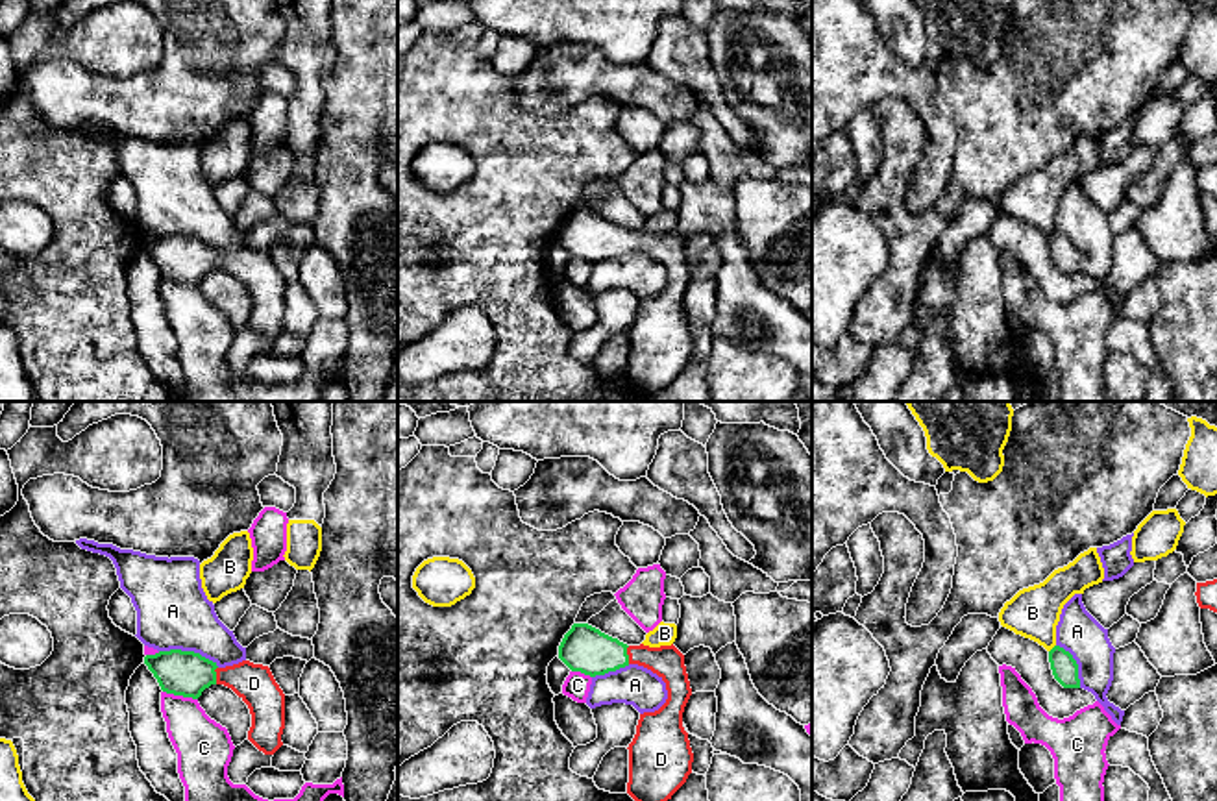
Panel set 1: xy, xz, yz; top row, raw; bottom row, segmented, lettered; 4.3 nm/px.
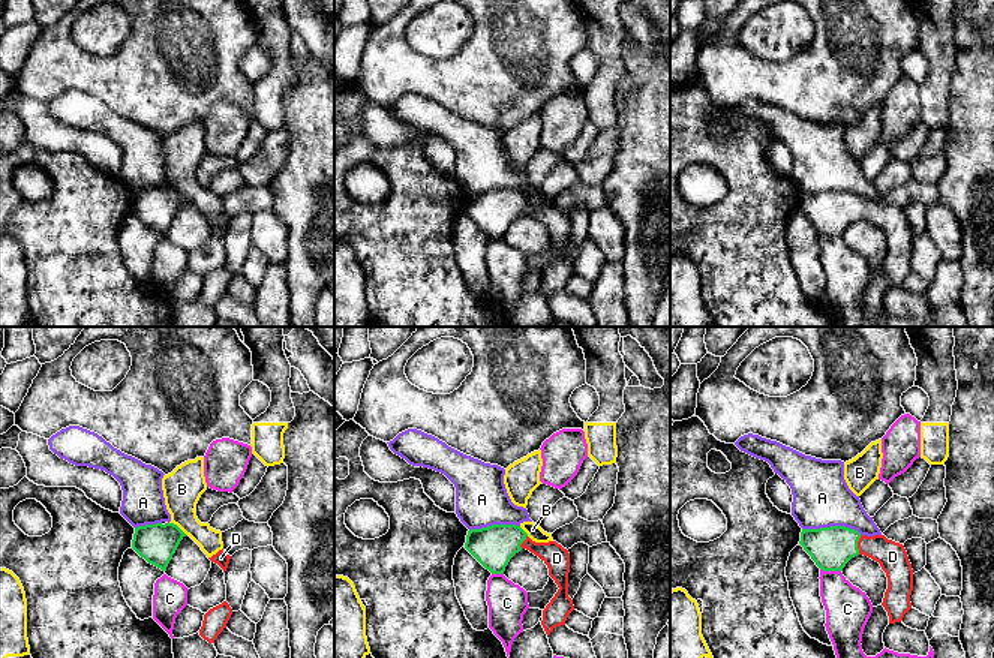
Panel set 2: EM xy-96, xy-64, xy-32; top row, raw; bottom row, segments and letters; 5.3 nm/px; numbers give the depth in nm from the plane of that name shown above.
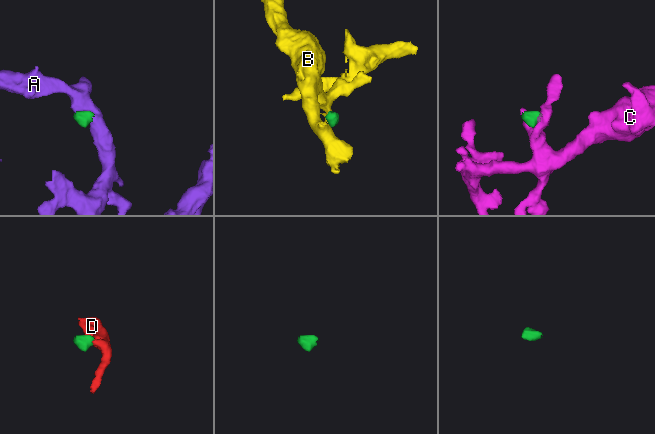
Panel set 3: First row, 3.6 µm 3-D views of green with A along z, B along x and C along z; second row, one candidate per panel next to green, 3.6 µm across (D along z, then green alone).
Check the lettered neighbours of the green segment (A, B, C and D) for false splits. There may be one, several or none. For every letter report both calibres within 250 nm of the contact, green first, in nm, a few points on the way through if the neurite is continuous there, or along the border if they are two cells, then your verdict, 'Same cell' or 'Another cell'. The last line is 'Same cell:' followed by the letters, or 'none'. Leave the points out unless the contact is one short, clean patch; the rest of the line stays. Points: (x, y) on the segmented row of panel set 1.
A: Thickness 200 nm (green) against 320 nm. Boundary: xy (159, 650), (193, 650), (219, 666). Another cell
B: Thickness 110 nm (green) against 220 nm. Boundary: yz (1055, 644), (1049, 652). Another cell
C: Thickness 200 nm (green) against 240 nm. Boundary: xy (163, 690), (196, 700). Another cell
D: Thickness 200 nm (green) against 140 nm. Path across: xz (587, 650), (592, 653), (627, 655), (666, 661). Same cell
Same cell: D

